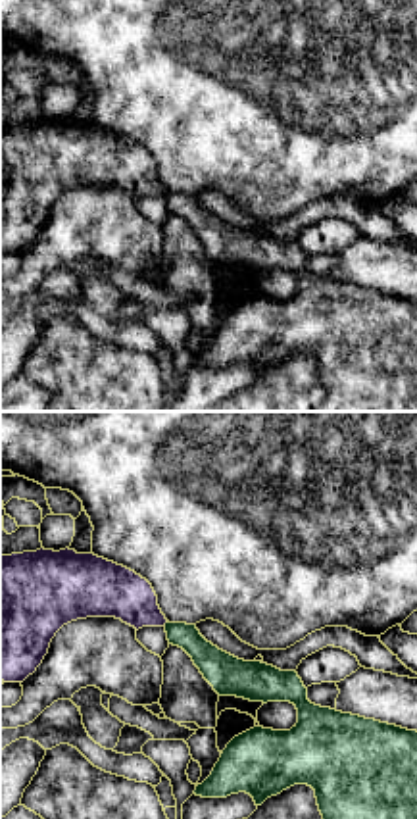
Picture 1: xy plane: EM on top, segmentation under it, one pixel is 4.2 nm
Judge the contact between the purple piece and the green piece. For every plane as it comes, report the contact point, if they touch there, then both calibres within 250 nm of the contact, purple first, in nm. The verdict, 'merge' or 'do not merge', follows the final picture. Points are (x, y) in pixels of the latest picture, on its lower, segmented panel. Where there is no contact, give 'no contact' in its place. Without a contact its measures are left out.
contact (166, 621); calibres 220 and 120 nm

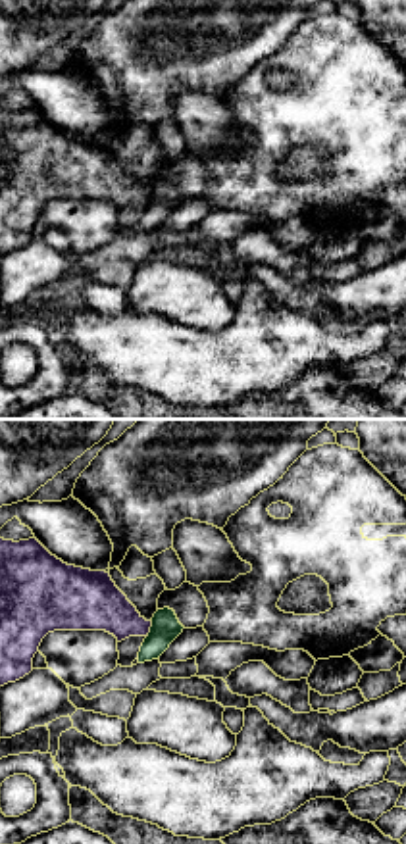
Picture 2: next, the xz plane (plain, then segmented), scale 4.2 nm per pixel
contact (149, 629); calibres 220 and 120 nm

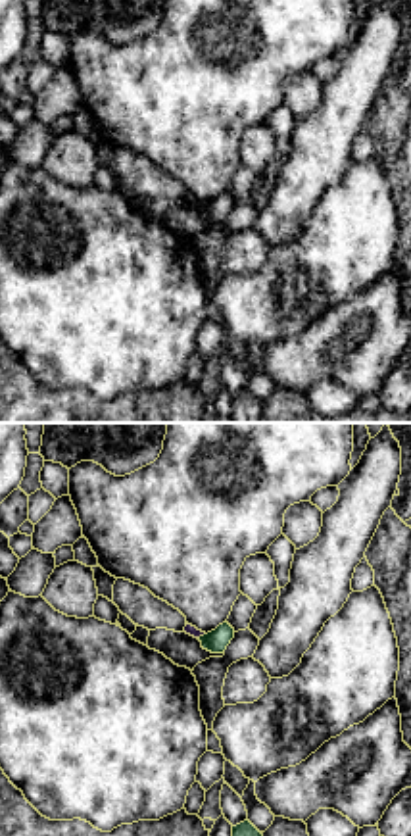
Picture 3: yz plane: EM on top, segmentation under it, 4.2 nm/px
contact (200, 635); calibres 50 and 90 nm

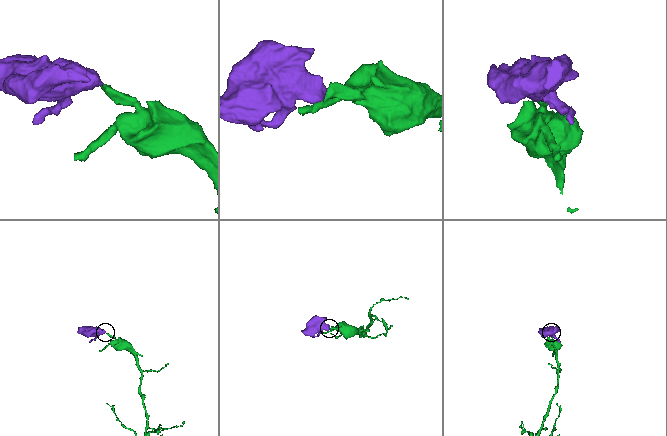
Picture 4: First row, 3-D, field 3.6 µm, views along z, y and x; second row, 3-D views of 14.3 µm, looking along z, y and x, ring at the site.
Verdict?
do not merge

